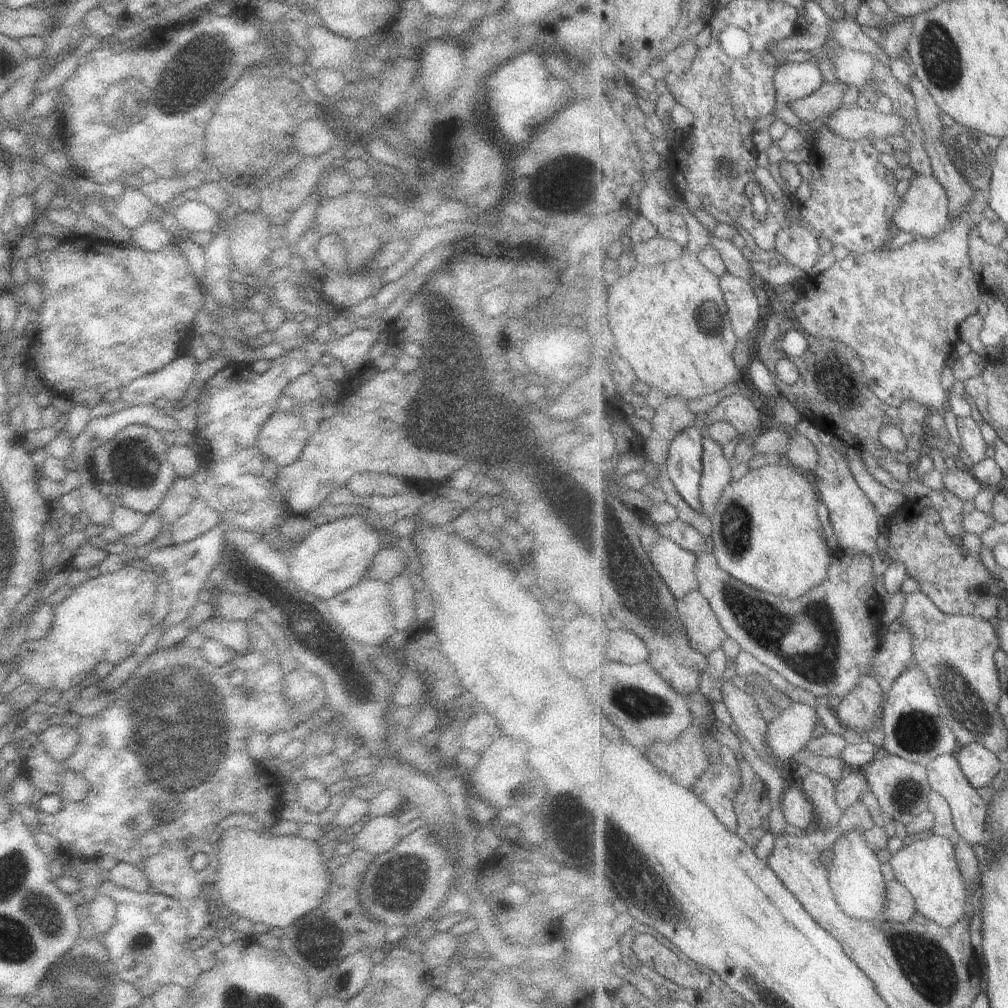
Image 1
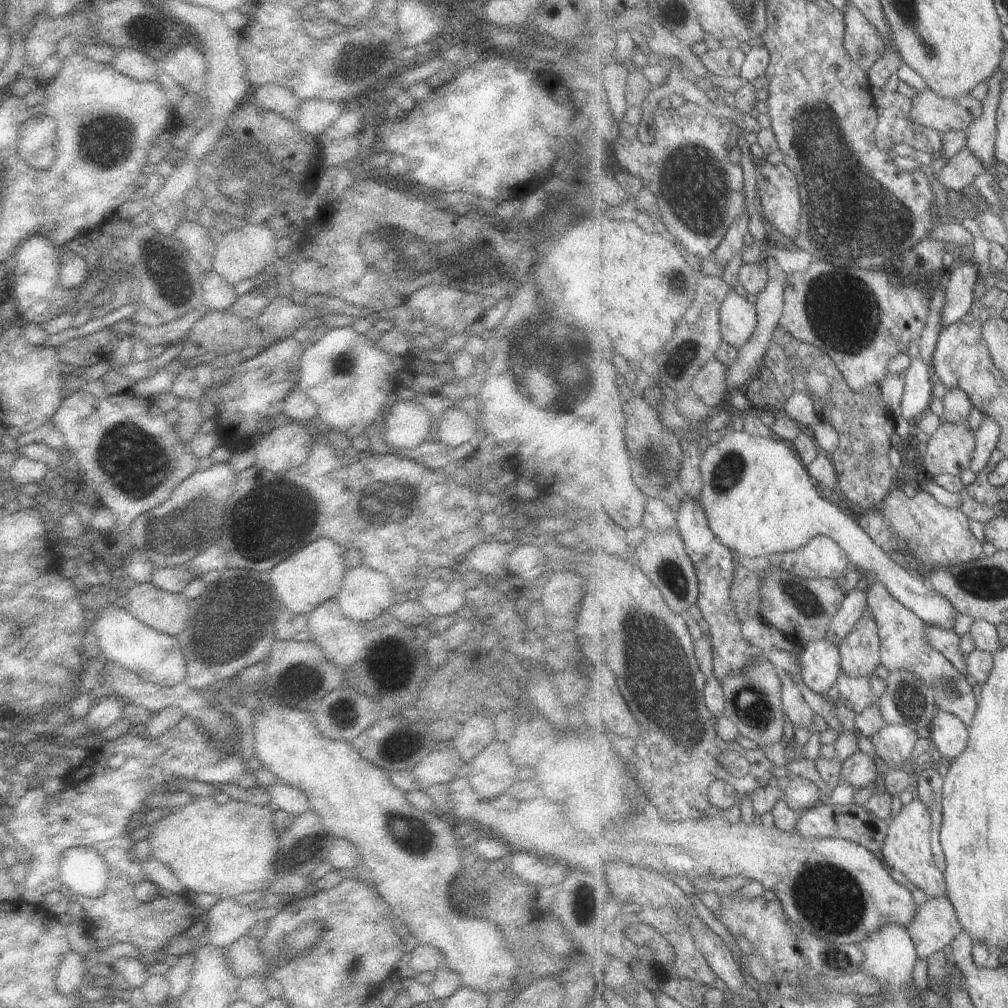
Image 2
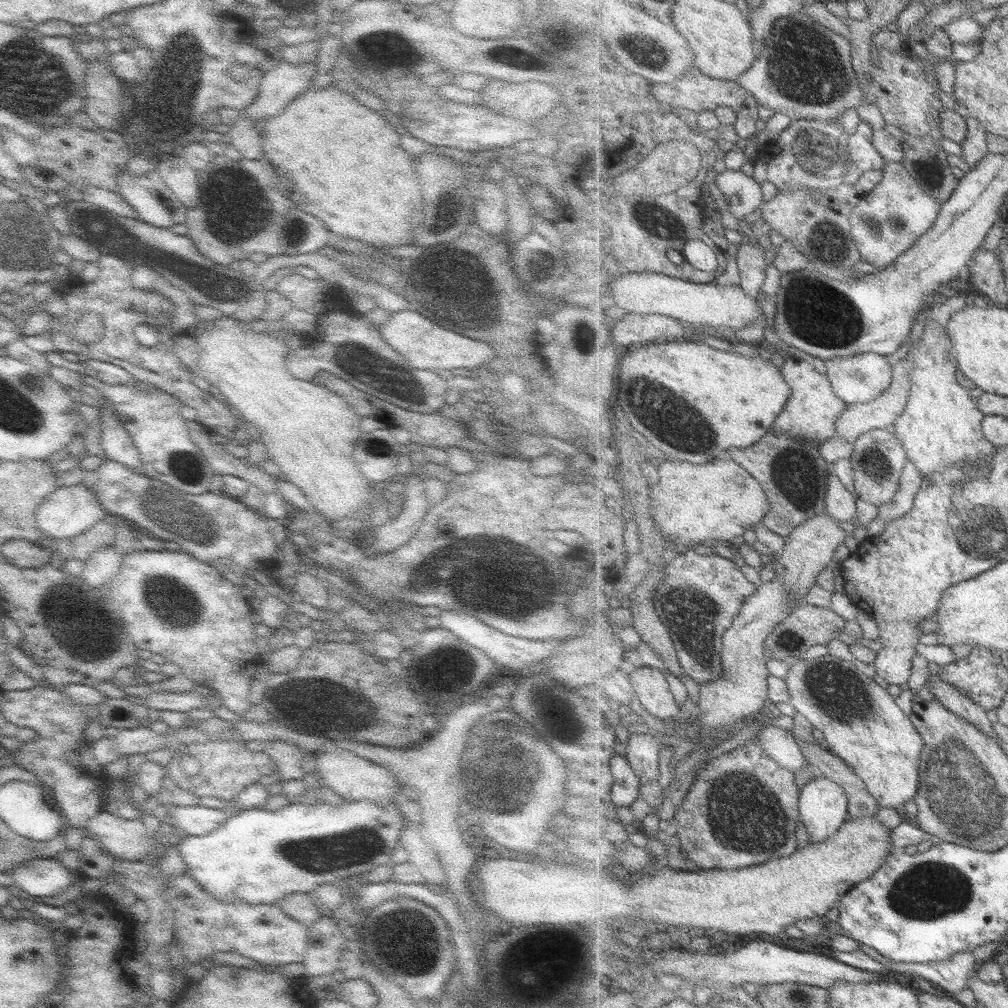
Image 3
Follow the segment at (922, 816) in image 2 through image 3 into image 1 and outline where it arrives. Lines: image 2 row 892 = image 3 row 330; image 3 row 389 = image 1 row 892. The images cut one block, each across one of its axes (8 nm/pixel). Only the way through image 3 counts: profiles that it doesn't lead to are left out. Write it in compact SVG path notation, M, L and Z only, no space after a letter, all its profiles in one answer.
M937 833L924 834L892 854L889 863L895 878L913 893L917 912L927 921L951 928L967 914L969 883L958 864L955 842L950 838Z

